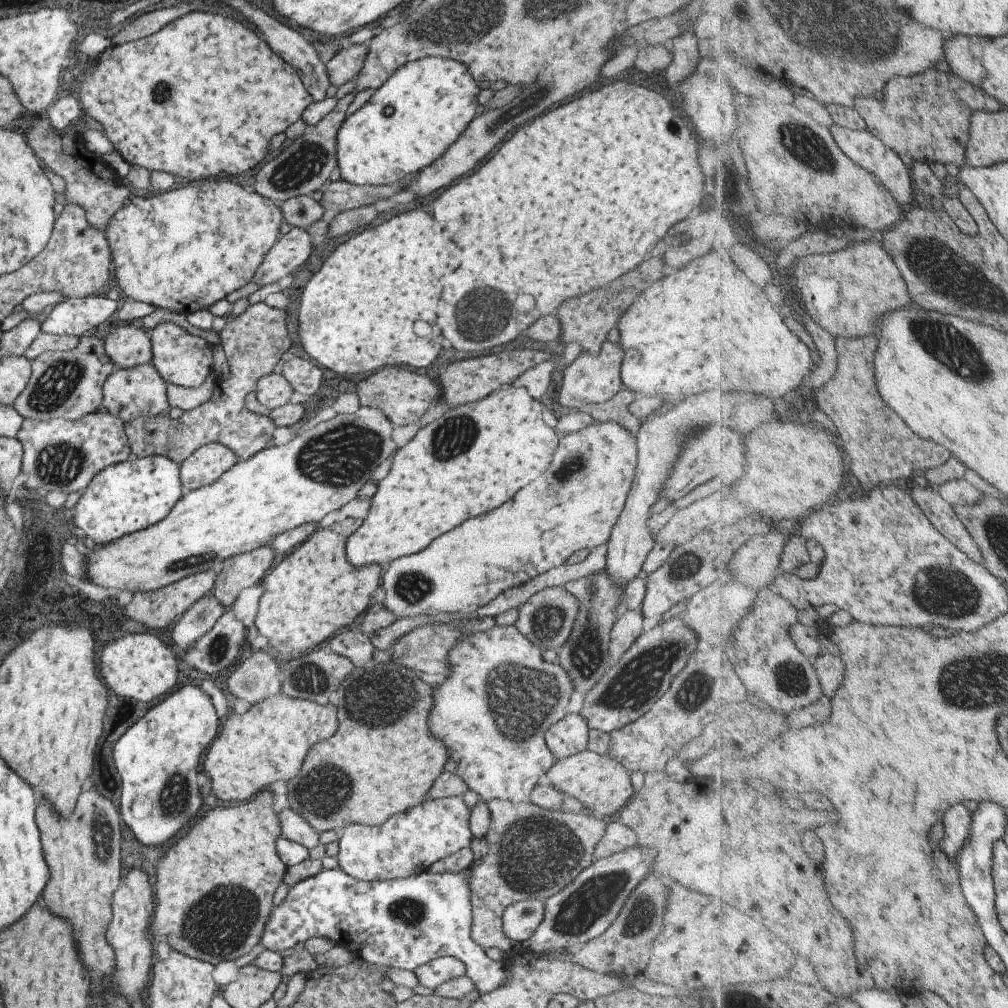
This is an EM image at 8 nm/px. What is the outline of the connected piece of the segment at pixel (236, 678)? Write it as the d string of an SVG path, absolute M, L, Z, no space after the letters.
M254 652L227 678L227 690L253 705L281 690L281 667L265 652Z

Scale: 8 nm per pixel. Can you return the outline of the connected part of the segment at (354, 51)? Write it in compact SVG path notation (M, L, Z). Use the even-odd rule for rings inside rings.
M367 43L339 46L335 55L325 64L325 72L333 86L341 86L361 70L367 54Z

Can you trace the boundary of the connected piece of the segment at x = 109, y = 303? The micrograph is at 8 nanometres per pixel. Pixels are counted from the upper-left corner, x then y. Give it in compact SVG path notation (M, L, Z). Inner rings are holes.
M103 293L84 298L71 298L55 305L40 326L40 332L80 337L83 332L113 318L120 302L109 300Z

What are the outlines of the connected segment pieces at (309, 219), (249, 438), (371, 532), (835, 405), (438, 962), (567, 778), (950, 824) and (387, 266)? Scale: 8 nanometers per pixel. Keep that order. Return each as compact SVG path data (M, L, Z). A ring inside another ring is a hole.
M300 195L289 198L278 205L282 222L289 226L304 229L321 219L323 208L319 202L315 202L309 195Z
M263 301L249 305L239 316L231 316L231 318L226 316L225 326L219 332L219 342L227 360L227 366L229 366L229 376L220 378L215 375L213 396L207 398L206 402L195 406L192 410L183 412L177 420L171 420L168 416L157 415L146 418L138 417L126 421L124 430L131 456L164 455L175 463L180 464L197 448L210 443L218 443L223 447L229 448L238 459L246 460L253 456L255 452L259 452L259 450L263 450L268 444L271 444L272 434L276 428L275 424L268 417L247 411L243 405L243 398L254 390L255 382L259 378L272 373L281 355L290 348L291 344L285 329L285 317L286 314L283 309L269 308Z
M503 386L479 402L459 406L455 412L457 416L451 418L451 410L447 410L437 420L420 427L405 446L397 449L387 474L376 483L375 496L371 498L365 520L345 542L345 556L351 566L383 562L381 566L386 567L399 556L423 550L433 538L455 528L463 520L497 508L519 488L535 480L535 476L547 468L557 448L559 439L554 430L541 420L541 404L527 396L525 388Z
M877 333L863 338L837 339L839 364L833 380L827 386L814 390L817 408L833 423L843 451L849 460L849 472L856 478L864 492L869 493L880 482L891 485L901 478L912 478L913 472L926 473L933 467L944 465L952 456L952 452L932 440L919 438L915 432L884 400L876 383L876 352L879 339Z
M451 956L440 957L413 971L421 986L435 989L441 983L465 975L465 964Z
M589 749L555 760L546 771L543 781L551 784L560 792L579 800L588 815L598 819L615 818L619 808L633 795L629 774L626 769L608 758L605 754L594 754Z
M963 804L951 806L943 816L942 822L945 826L946 836L940 844L955 865L955 858L959 856L961 846L966 846L967 840L971 836L971 826L973 826L971 820L973 820L973 813Z
M410 210L403 214L398 214L389 218L389 221L383 222L373 228L367 228L351 238L347 238L345 242L341 242L339 246L329 254L329 257L323 262L321 268L312 276L308 284L303 288L301 292L301 298L299 298L299 306L297 310L298 330L297 337L301 348L307 353L312 360L315 360L319 366L323 366L335 374L367 374L367 372L373 372L387 366L409 366L409 368L425 368L438 358L439 351L441 350L441 332L435 324L435 314L433 314L433 308L435 308L435 302L439 300L439 294L441 294L441 284L439 280L437 282L413 282L411 278L413 276L419 276L419 272L415 274L415 264L417 264L417 256L419 256L419 248L423 246L421 238L423 234L421 232L431 232L431 216L425 214L423 210Z

